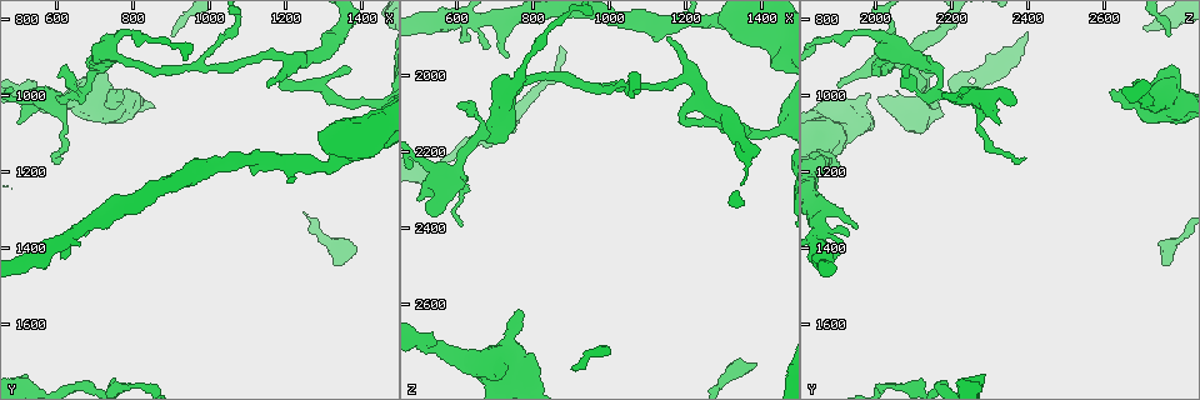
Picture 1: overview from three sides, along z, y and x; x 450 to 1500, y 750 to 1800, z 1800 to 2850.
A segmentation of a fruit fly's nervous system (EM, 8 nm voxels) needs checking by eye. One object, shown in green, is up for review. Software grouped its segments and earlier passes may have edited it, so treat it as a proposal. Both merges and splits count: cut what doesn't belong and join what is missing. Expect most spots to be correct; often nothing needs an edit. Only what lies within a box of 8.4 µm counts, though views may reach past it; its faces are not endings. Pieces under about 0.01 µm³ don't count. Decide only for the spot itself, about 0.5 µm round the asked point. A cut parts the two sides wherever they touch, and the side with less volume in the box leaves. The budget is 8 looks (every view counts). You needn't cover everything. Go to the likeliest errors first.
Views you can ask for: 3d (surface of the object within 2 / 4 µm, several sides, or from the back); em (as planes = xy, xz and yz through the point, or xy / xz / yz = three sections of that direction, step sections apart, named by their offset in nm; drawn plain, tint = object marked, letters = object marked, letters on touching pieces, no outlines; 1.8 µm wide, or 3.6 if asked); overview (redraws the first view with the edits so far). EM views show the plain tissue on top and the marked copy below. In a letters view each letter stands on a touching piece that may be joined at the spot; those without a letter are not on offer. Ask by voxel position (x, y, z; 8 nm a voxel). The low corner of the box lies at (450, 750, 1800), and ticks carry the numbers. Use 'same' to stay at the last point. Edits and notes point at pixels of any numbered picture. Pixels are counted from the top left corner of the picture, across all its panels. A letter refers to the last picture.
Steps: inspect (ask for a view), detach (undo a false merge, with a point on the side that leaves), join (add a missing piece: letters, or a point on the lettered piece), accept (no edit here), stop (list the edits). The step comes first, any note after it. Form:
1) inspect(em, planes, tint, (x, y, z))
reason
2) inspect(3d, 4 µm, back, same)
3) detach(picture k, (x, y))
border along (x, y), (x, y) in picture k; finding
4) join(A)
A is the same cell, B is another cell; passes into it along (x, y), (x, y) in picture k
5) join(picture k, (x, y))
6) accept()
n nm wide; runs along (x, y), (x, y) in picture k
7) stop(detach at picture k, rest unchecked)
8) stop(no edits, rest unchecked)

inspect(em, planes, tint, (595, 1005, 2260))
calibre changes

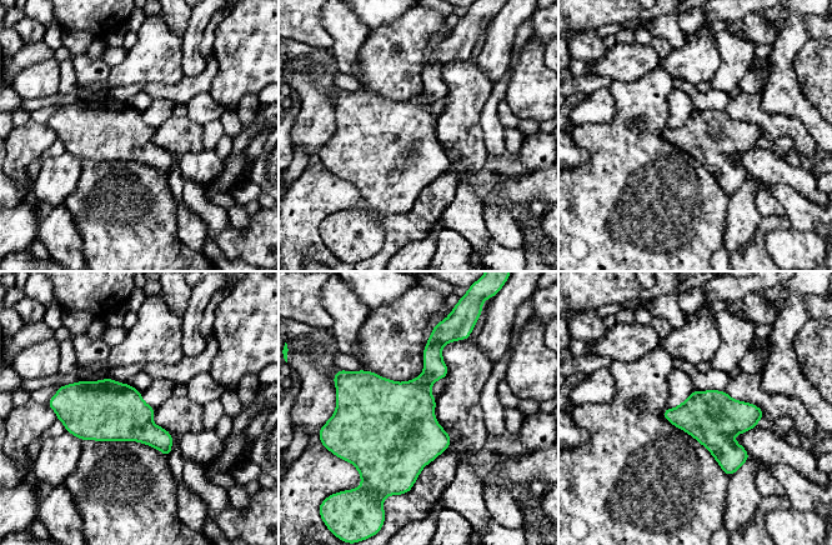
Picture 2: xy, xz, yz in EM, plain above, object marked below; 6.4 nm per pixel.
inspect(em, planes, letters, same)

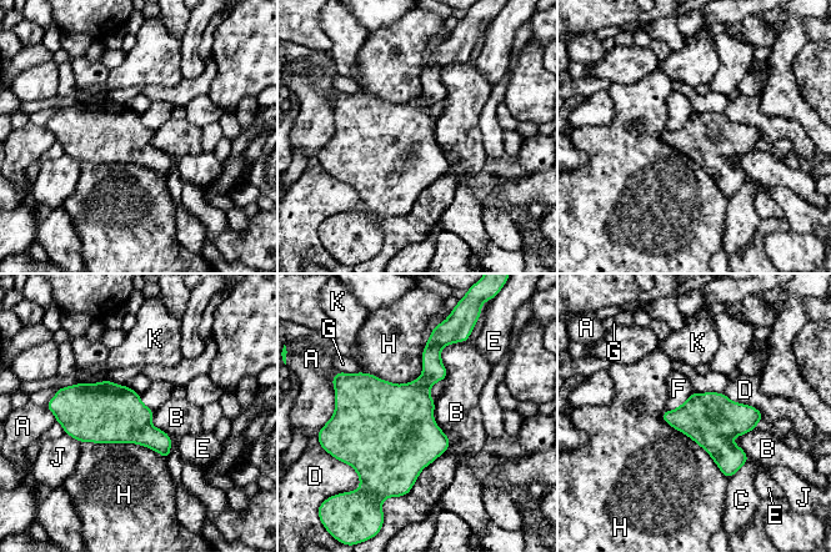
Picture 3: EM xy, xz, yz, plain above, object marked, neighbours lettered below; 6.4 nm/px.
accept()
360 nm wide; A, B, C, D, E, F, G, H, J and K are other cells; border along (466, 341), (441, 349), (444, 379) in picture 3; all the same neuron

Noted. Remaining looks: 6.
inspect(3d, 4 µm, (765, 985, 2625))
an open end

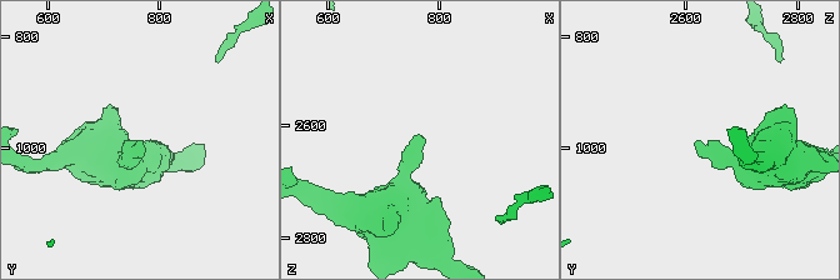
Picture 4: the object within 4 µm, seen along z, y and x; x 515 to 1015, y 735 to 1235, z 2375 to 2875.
inspect(em, planes, letters, (765, 985, 2625))
need the tissue

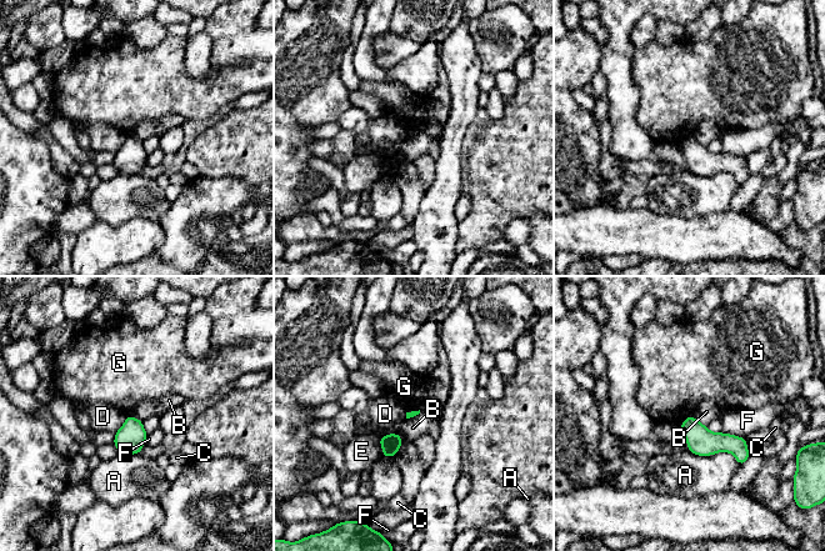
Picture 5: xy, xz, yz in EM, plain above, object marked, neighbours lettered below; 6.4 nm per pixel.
accept()
A, B, C, D, E, F and G are other cells; border along (693, 414), (706, 426) in picture 5; no lettered piece goes on from it

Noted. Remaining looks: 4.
inspect(em, 3.6 µm, planes, tint, (980, 925, 2035))
abrupt turn

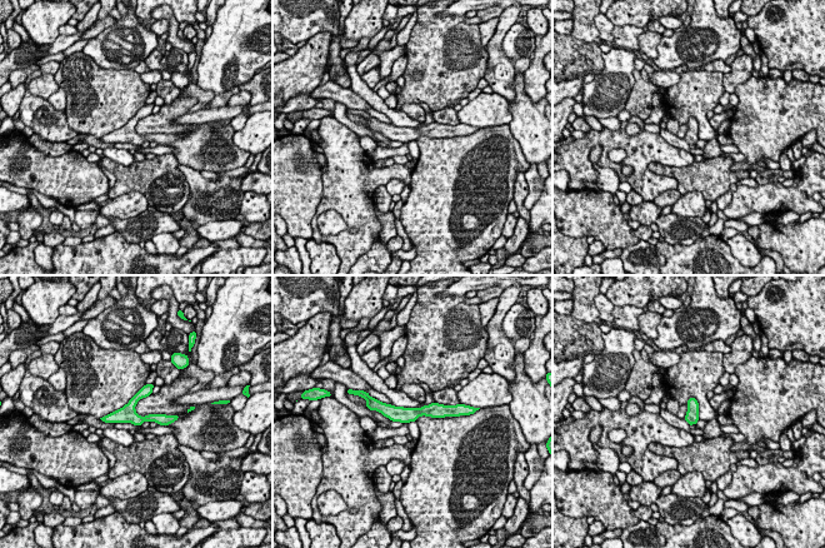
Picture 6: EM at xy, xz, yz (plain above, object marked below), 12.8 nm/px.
inspect(em, 3.6 µm, planes, letters, same)

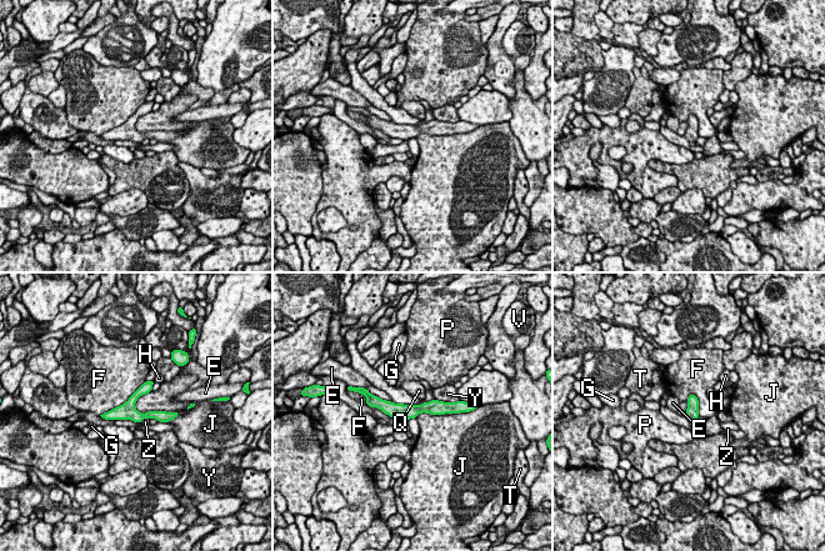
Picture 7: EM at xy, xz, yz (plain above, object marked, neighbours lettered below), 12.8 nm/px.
accept()
E, F, G, H, J, P, Q, T, V, Y and Z are other cells; continuous, no second neuron

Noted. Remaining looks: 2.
stop(no edits, rest unchecked)

